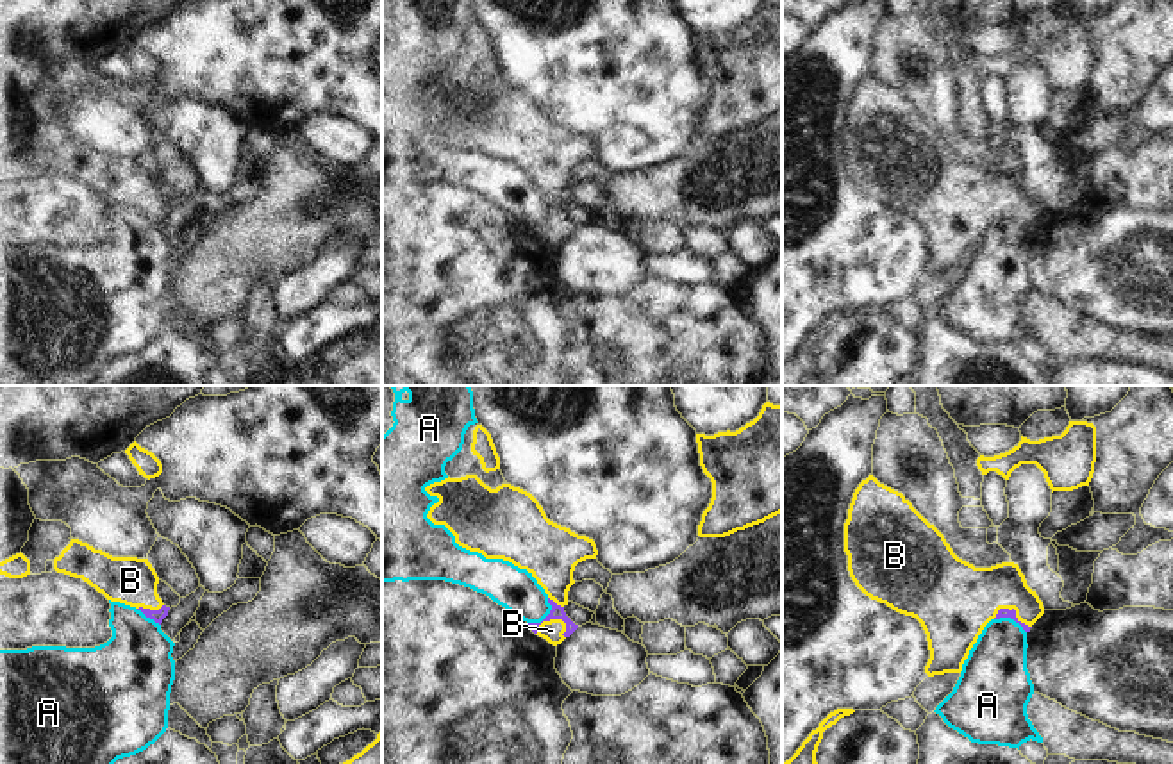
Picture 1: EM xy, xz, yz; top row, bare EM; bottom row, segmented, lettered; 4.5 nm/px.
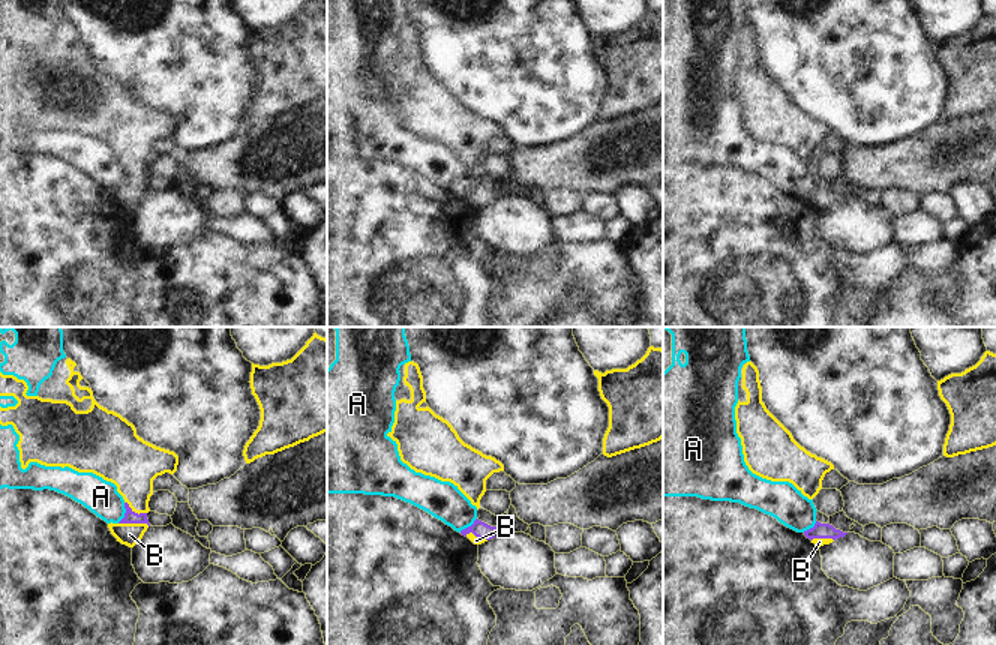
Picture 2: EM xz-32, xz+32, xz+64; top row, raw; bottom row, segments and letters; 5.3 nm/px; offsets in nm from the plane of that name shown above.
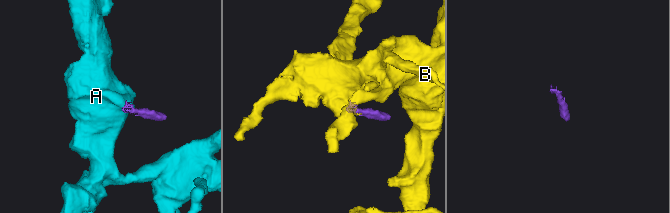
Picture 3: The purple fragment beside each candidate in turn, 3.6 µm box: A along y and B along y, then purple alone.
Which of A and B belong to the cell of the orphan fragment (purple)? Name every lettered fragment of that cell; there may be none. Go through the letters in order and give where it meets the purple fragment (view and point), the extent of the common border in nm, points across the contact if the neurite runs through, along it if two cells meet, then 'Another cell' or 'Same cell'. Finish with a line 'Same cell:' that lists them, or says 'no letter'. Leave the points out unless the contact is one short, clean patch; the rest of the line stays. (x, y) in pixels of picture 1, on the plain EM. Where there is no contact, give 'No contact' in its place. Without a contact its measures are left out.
A: Touches purple at xz (547, 216). Shared border 150 nm. Boundary: xz (549, 199), (550, 211), (540, 222), (529, 224). Another cell
B: Touches purple at xz (549, 220). Shared border 150 nm. Path across: xz (557, 213), (549, 220), (552, 231). Same cell
Same cell: B.

